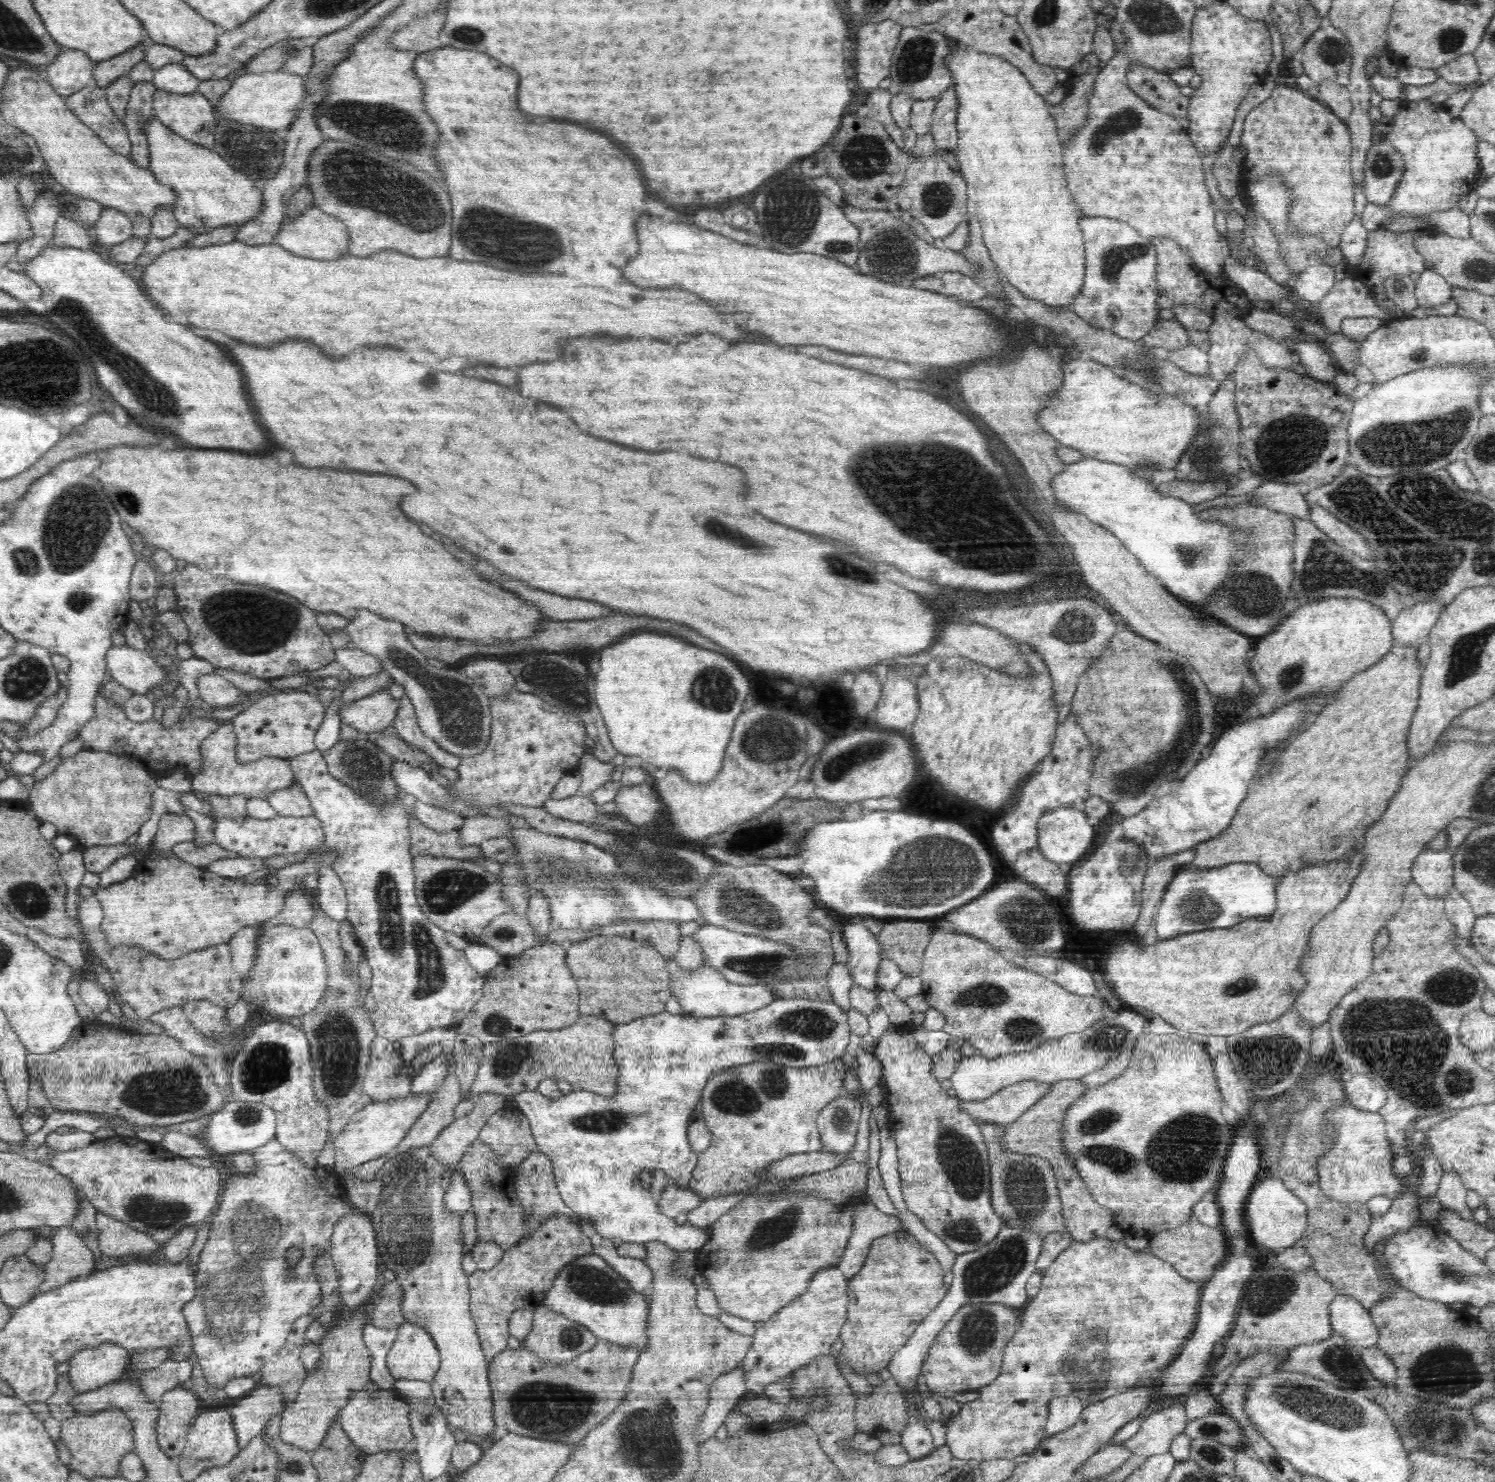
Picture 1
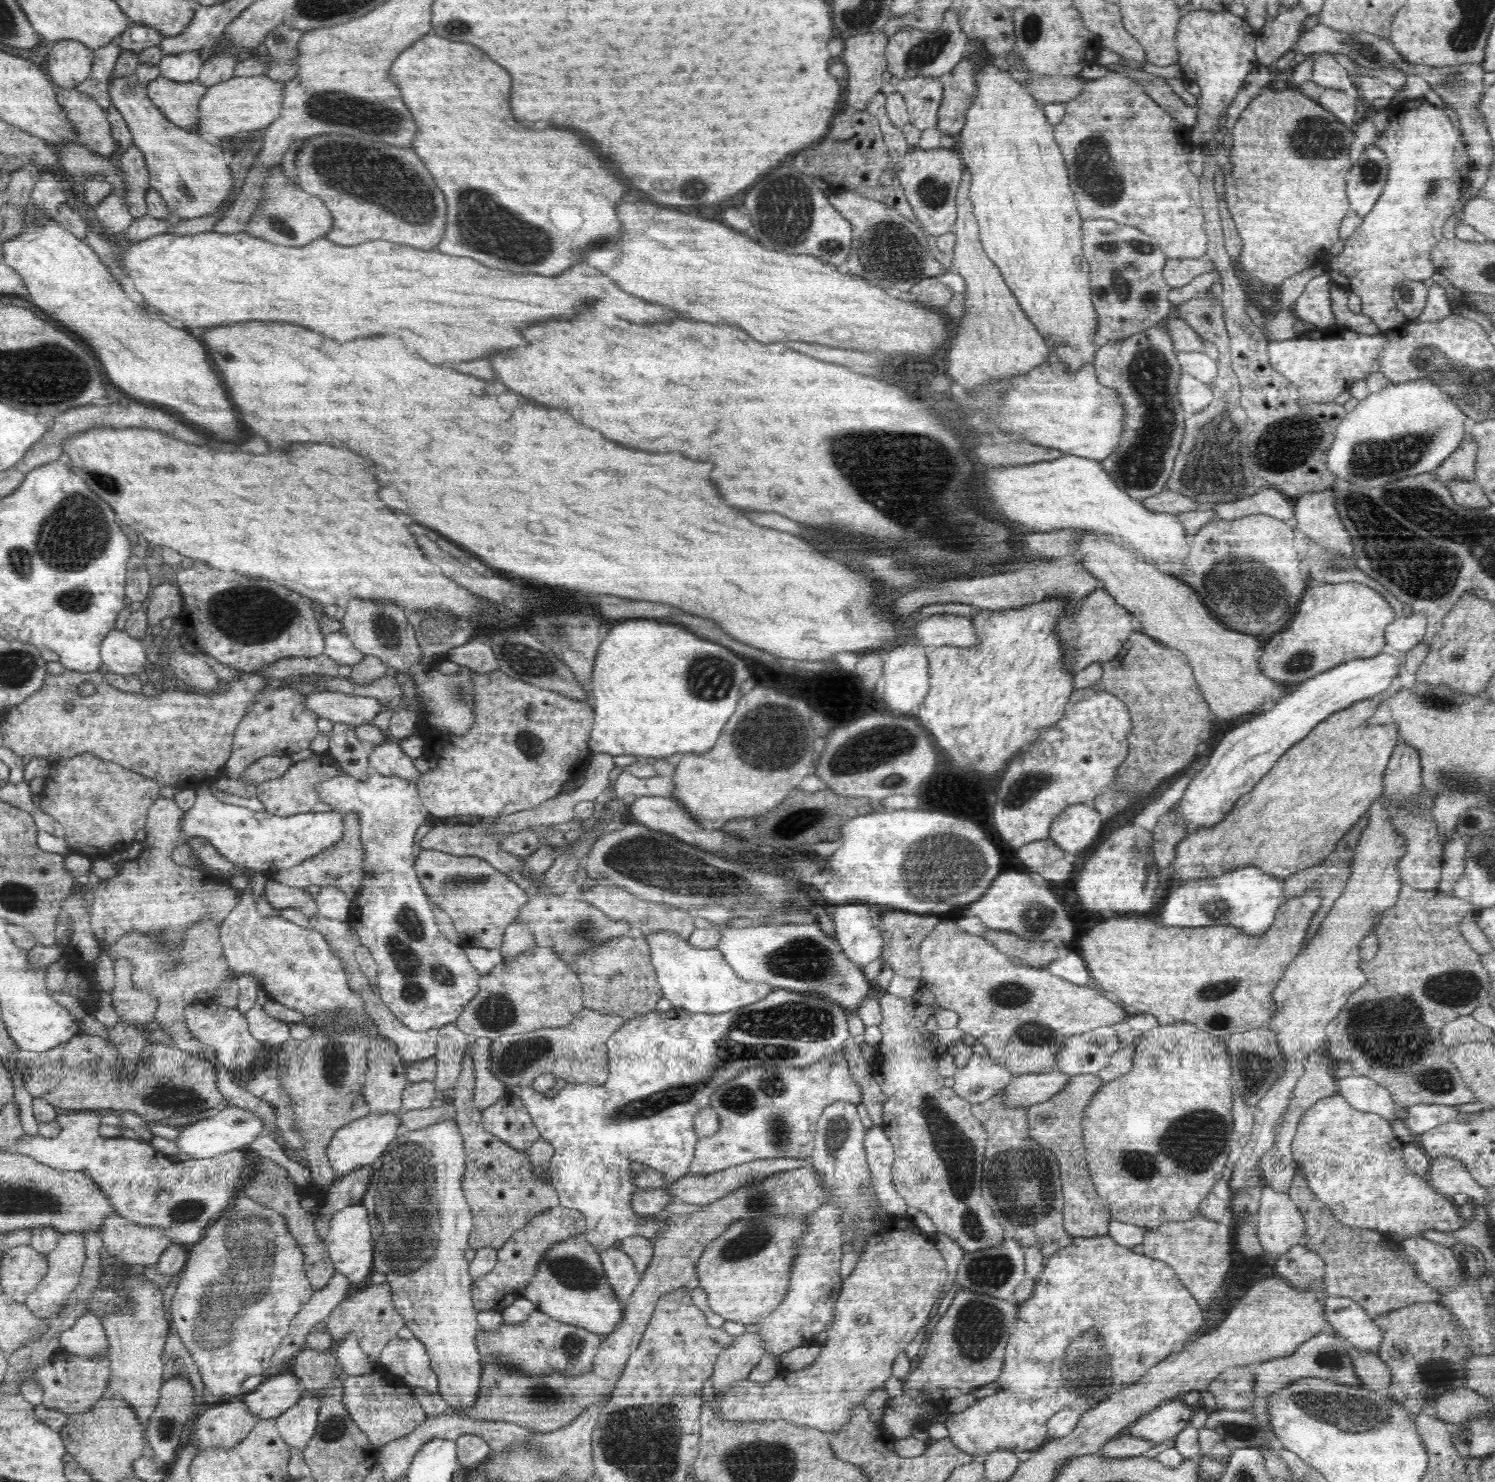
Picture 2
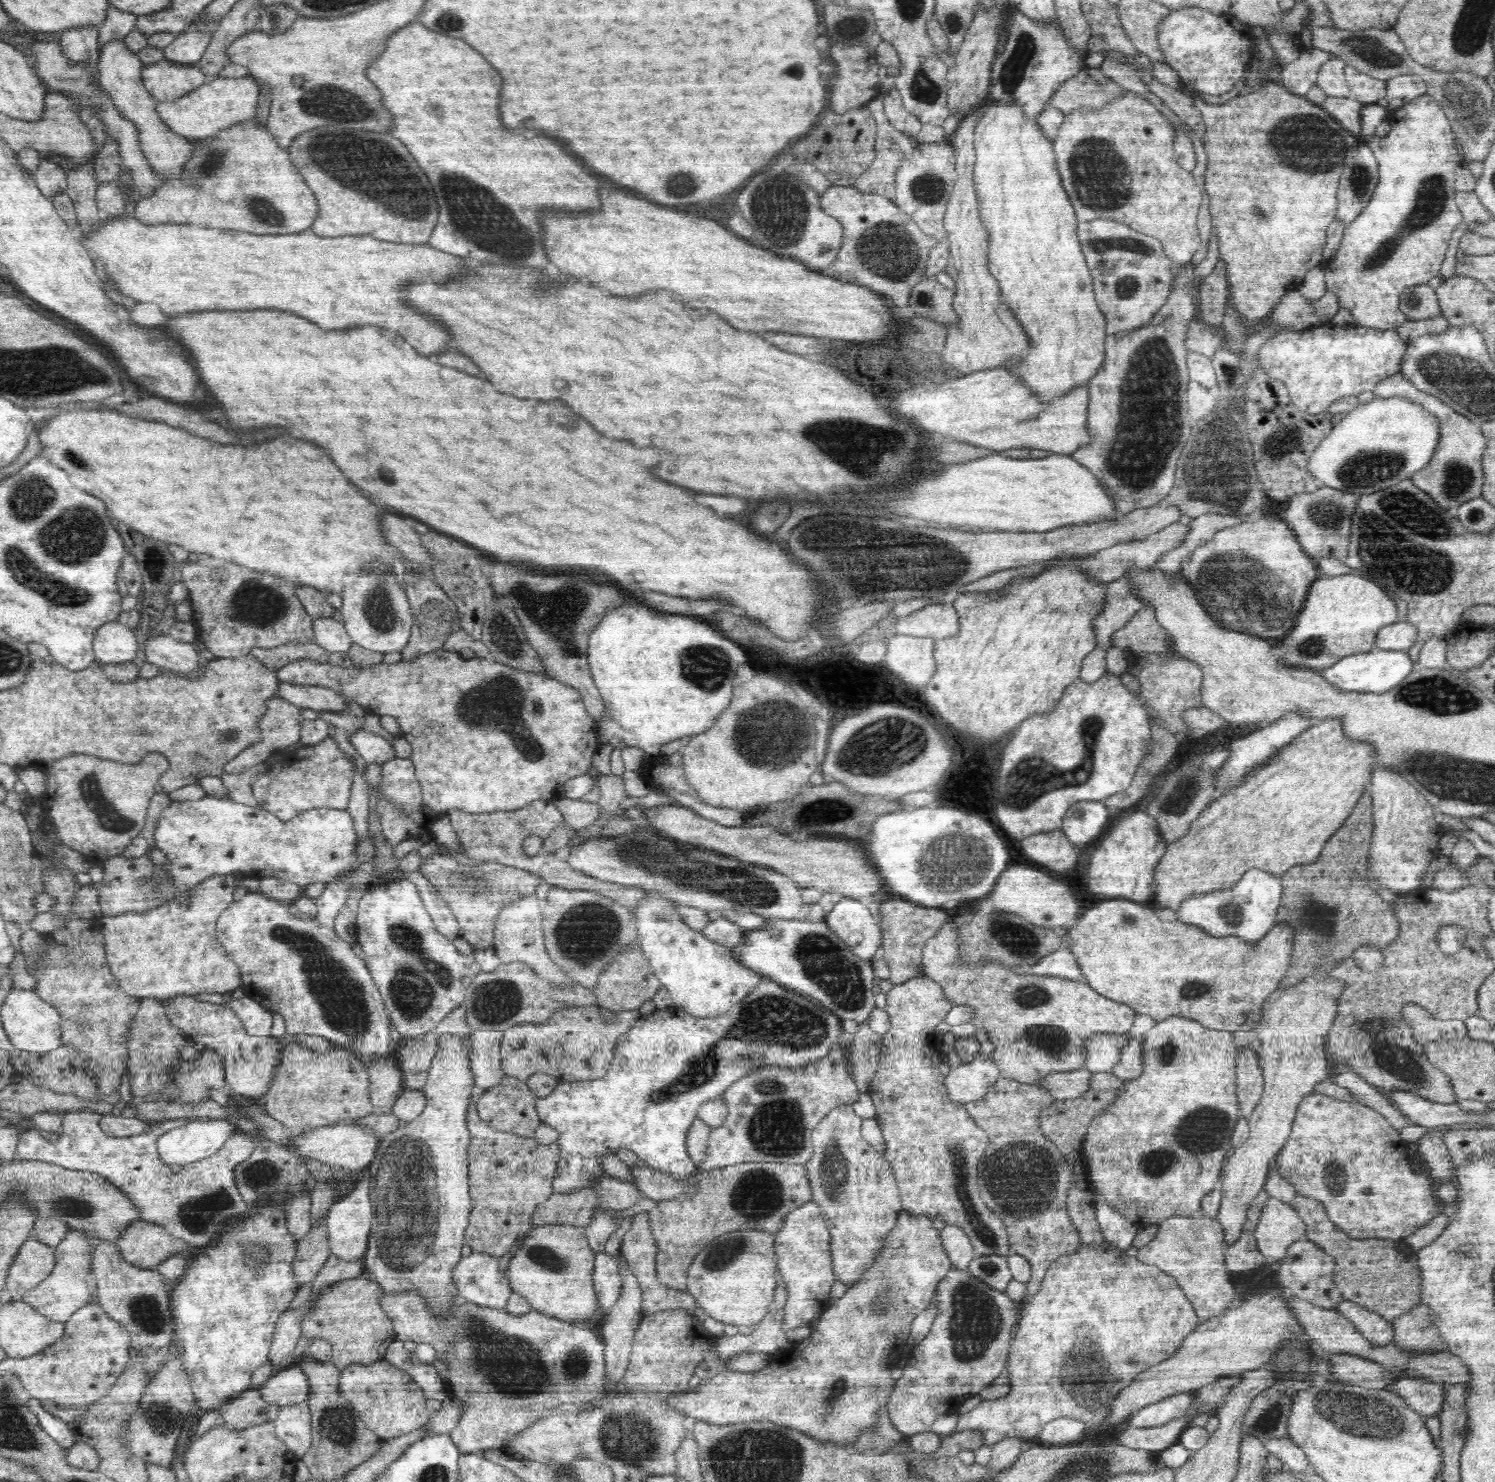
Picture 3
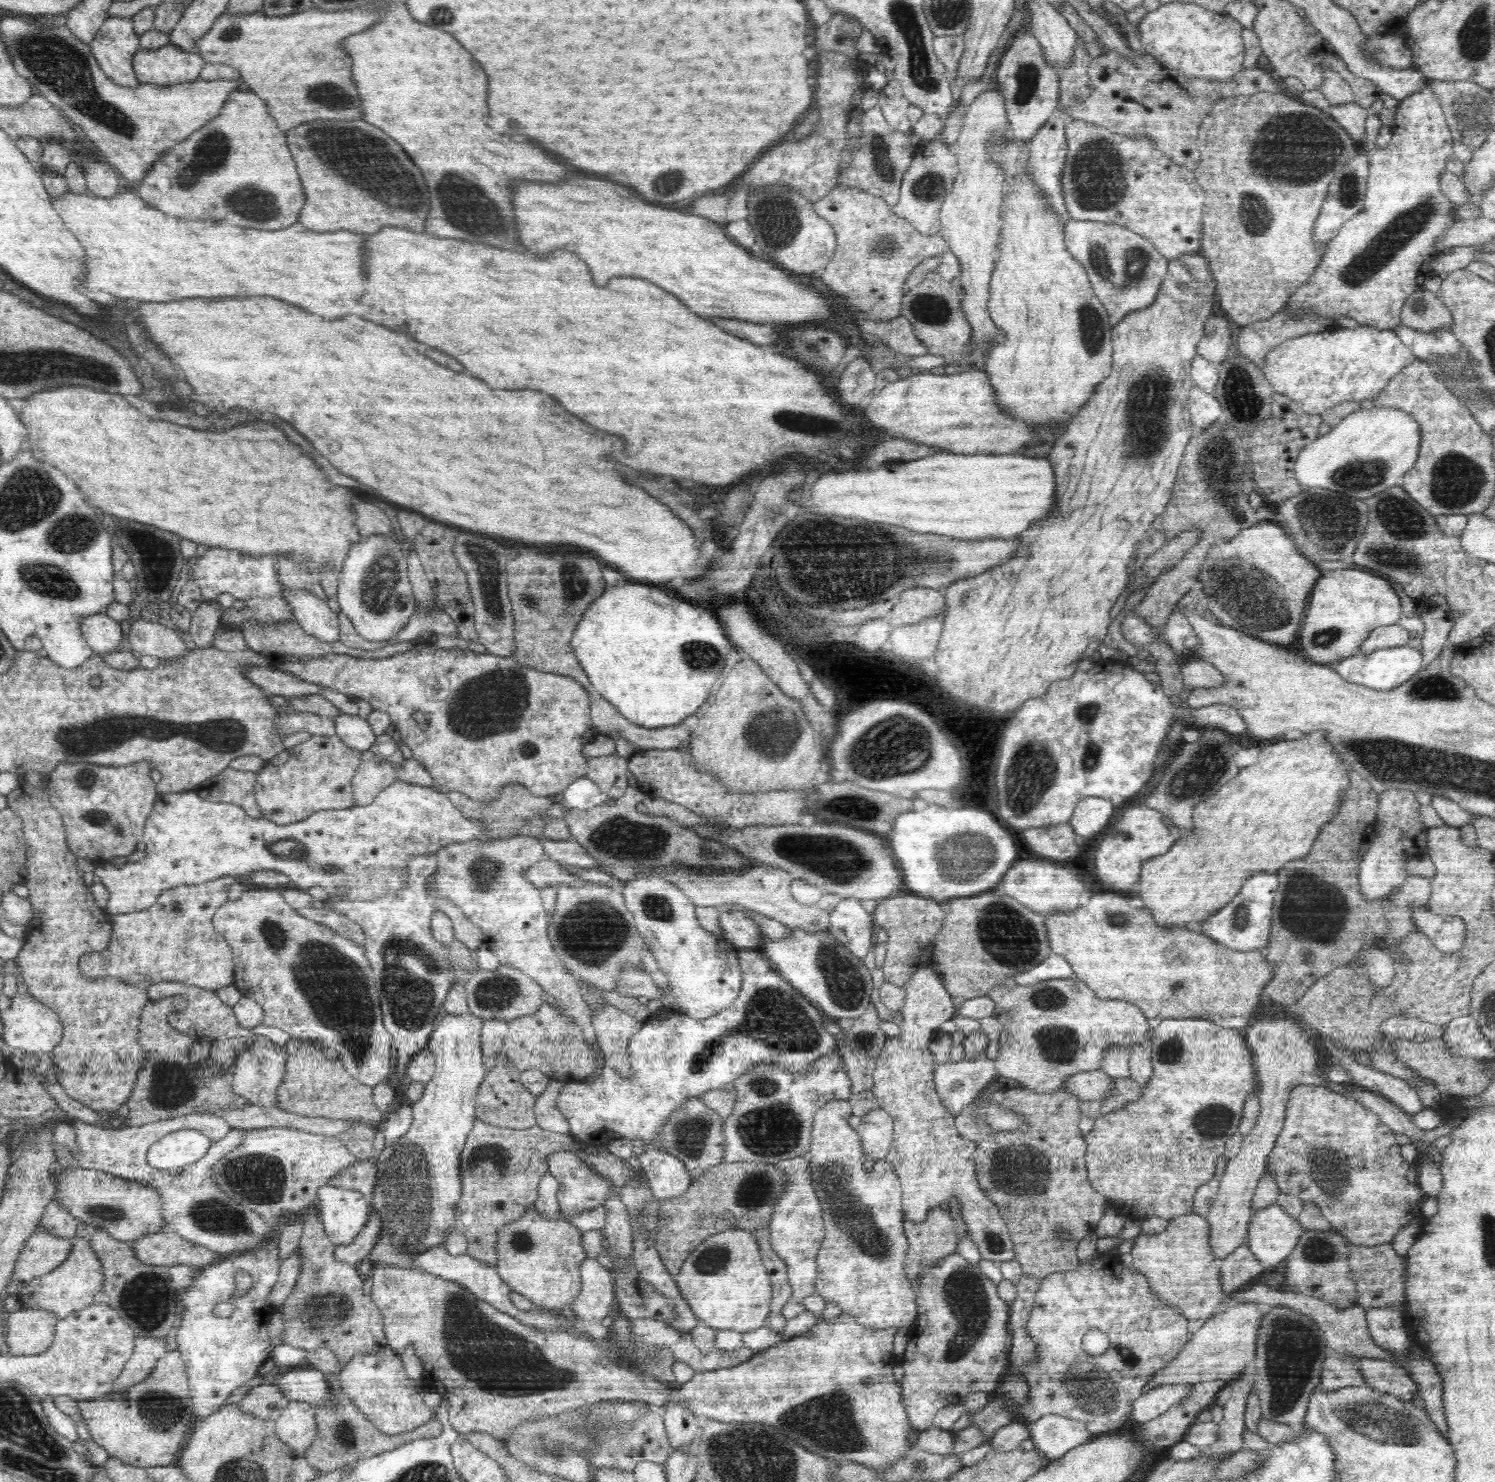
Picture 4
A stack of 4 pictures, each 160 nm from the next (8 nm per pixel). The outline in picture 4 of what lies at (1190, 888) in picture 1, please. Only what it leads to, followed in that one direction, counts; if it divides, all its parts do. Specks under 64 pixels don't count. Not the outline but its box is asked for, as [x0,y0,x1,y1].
[1200,873,1279,952]

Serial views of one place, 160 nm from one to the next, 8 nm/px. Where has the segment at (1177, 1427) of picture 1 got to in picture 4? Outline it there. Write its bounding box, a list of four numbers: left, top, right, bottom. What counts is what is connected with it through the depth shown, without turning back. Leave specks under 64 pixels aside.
[1131,1383,1191,1425]

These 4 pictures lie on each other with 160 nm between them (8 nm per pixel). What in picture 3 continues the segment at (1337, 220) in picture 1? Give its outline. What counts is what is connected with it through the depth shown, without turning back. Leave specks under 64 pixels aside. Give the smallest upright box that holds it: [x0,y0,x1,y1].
[1194,80,1358,322]

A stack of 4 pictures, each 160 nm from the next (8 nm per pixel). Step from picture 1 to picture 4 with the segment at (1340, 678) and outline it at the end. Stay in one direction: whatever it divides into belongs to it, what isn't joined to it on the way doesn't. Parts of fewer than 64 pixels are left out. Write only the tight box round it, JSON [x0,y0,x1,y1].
[1296,570,1403,665]

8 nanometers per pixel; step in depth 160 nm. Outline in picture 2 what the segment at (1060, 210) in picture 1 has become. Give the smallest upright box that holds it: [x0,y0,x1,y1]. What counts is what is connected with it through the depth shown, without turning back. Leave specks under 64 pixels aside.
[954,63,1100,372]

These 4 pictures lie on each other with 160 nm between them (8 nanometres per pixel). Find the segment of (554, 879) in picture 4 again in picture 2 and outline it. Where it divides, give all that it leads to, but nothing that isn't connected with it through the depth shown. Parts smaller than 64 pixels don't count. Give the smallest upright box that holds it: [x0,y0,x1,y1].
[415,849,532,950]

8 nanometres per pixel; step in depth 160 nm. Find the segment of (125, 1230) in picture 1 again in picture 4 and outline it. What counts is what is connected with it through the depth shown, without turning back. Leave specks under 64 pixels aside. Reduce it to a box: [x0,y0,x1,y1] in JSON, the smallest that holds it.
[132,1229,222,1269]

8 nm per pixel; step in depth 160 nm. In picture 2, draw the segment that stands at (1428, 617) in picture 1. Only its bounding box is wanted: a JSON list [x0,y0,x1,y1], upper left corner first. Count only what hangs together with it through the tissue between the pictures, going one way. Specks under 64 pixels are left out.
[1385,612,1427,653]

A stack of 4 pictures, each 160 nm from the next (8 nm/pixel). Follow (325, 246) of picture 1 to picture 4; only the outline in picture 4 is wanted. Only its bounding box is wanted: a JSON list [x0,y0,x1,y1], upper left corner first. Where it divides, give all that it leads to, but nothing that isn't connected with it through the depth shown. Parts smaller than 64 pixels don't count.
[136,87,305,230]

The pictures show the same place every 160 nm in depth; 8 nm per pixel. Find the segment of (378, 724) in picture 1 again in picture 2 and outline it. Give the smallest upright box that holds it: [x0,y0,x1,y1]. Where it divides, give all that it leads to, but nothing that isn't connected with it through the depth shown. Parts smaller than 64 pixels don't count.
[305,691,382,726]

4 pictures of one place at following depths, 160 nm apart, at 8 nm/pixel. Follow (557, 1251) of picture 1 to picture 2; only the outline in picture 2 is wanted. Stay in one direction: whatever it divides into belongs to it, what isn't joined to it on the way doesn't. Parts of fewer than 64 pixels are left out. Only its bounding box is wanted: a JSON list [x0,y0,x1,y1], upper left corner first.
[472,1205,586,1314]

